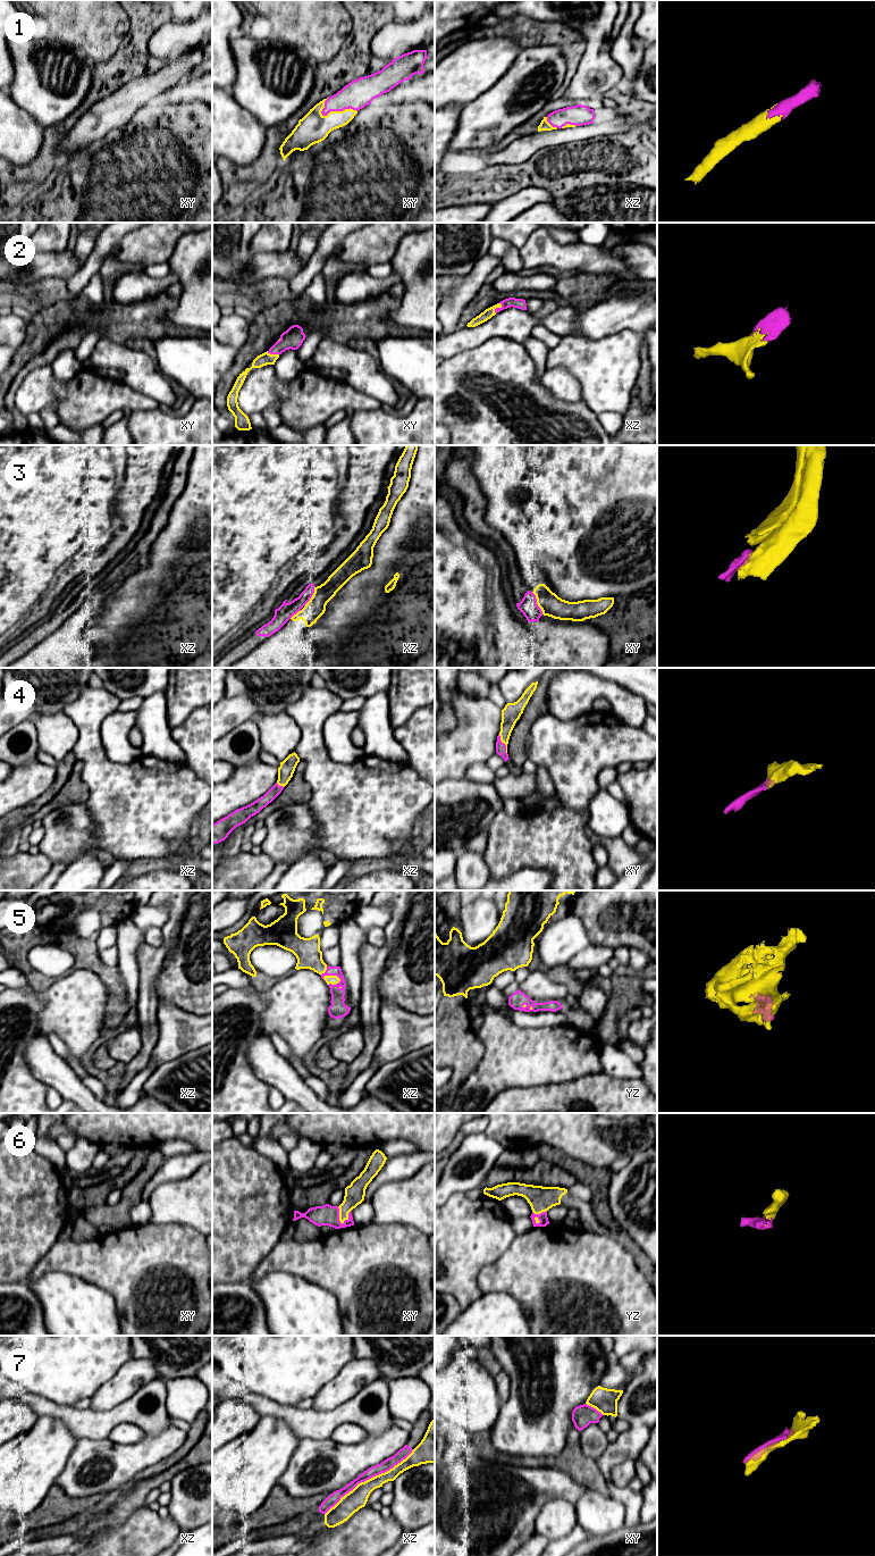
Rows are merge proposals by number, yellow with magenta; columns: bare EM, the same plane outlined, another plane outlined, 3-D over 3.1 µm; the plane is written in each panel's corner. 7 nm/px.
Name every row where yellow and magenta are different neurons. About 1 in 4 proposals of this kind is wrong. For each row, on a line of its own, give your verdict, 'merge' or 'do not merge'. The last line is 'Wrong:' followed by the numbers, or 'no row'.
1: merge
2: merge
3: merge
4: merge
5: merge
6: merge
7: do not merge
Wrong: 7

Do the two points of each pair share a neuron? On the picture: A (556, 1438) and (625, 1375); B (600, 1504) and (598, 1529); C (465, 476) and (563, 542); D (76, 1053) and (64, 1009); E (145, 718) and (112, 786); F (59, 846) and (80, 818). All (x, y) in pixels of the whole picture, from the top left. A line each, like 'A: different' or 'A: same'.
A: different
B: same
C: different
D: same
E: different
F: same

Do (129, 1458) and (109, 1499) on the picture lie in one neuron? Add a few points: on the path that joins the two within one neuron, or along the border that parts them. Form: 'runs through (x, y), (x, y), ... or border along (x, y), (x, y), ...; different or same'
border along (137, 1474), (107, 1495); different

